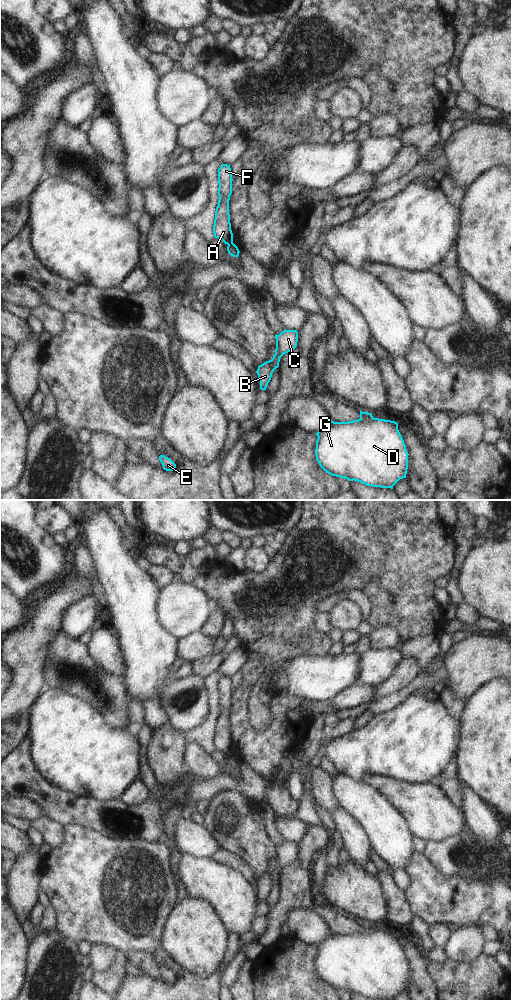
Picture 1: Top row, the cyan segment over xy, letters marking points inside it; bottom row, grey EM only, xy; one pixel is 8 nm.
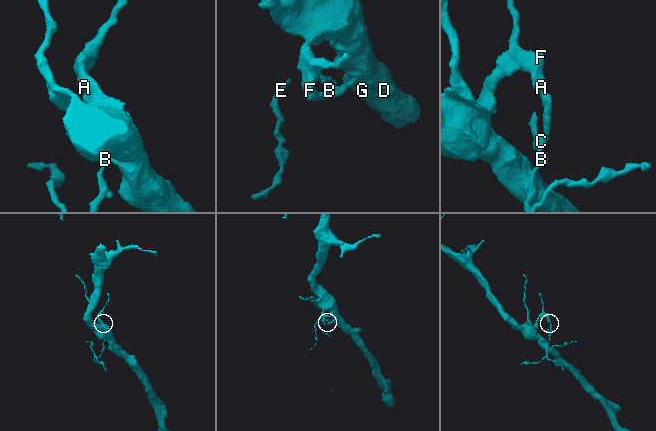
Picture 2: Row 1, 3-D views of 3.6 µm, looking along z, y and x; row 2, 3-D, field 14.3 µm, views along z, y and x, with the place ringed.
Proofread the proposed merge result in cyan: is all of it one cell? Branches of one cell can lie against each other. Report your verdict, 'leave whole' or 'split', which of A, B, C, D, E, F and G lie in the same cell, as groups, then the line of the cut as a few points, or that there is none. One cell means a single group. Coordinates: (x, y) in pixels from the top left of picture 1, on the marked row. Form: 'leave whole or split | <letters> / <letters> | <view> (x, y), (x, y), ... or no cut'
split | A D F G / B C E | xy (232, 242), (228, 245)

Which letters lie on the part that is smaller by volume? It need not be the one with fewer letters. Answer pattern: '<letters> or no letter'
B, C, E

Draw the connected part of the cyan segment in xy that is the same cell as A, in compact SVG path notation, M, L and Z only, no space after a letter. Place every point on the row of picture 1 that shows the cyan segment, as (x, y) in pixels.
M222 164L218 169L218 195L219 201L215 211L213 225L214 237L222 240L225 244L233 243L231 230L229 200L232 194L232 172L230 165Z

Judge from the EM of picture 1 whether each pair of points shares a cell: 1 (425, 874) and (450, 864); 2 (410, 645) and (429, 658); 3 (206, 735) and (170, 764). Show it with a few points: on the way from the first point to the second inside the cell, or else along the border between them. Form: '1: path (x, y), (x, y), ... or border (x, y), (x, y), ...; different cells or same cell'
1: border (422, 853), (442, 873), (460, 875); different cells
2: path (415, 648), (419, 648), (424, 653); same cell
3: border (183, 733), (186, 743); different cells

